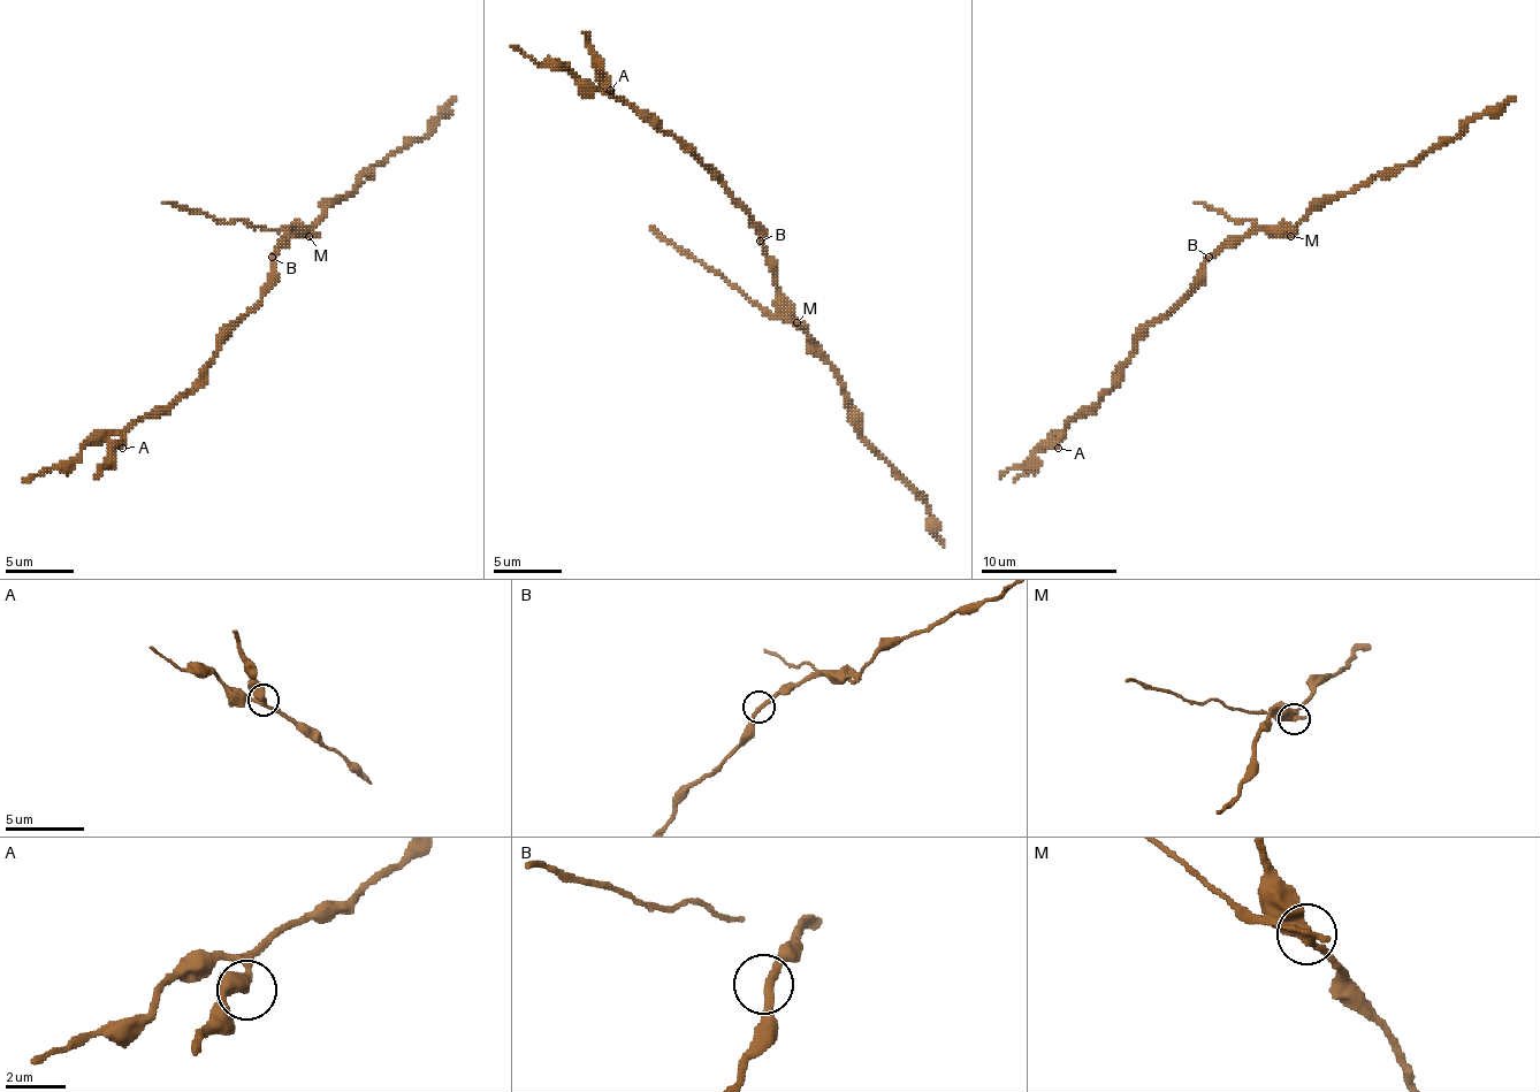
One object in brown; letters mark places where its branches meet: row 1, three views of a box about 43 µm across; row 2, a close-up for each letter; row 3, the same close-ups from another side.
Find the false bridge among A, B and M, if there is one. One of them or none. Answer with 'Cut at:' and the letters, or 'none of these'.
Cut at: M

